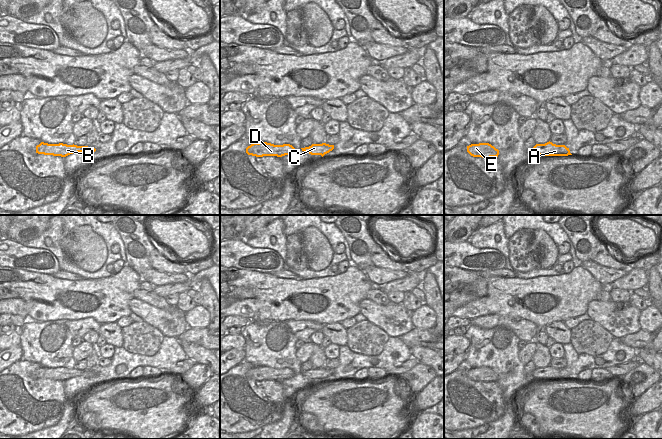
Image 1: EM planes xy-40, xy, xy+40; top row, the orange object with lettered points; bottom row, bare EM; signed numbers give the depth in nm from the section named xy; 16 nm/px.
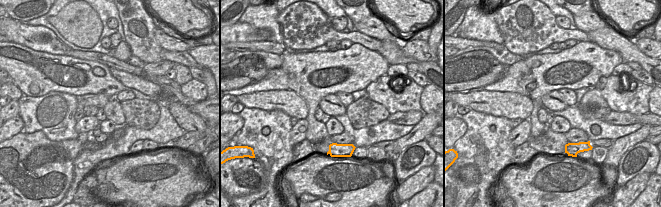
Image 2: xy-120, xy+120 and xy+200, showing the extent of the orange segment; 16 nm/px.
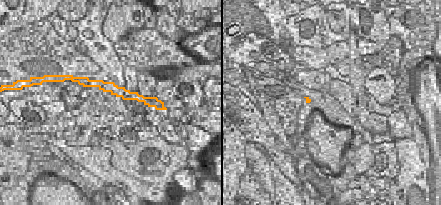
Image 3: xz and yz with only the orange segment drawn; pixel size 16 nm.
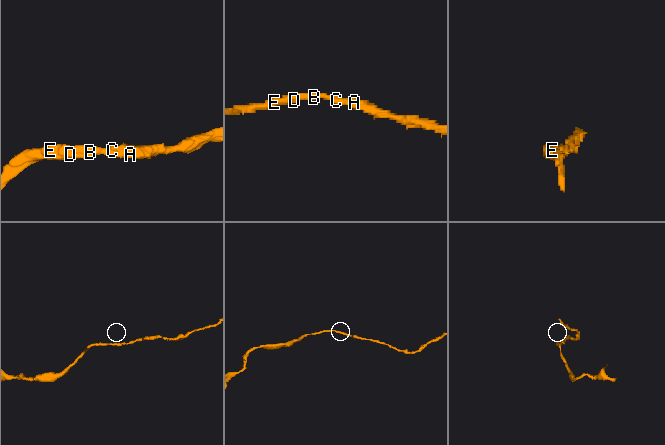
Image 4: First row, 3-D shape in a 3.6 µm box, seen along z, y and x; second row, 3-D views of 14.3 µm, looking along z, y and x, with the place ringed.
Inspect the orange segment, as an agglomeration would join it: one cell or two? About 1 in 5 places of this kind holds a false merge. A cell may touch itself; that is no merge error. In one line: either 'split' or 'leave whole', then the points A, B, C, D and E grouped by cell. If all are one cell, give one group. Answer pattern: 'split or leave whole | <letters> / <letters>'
leave whole | A B C D E

